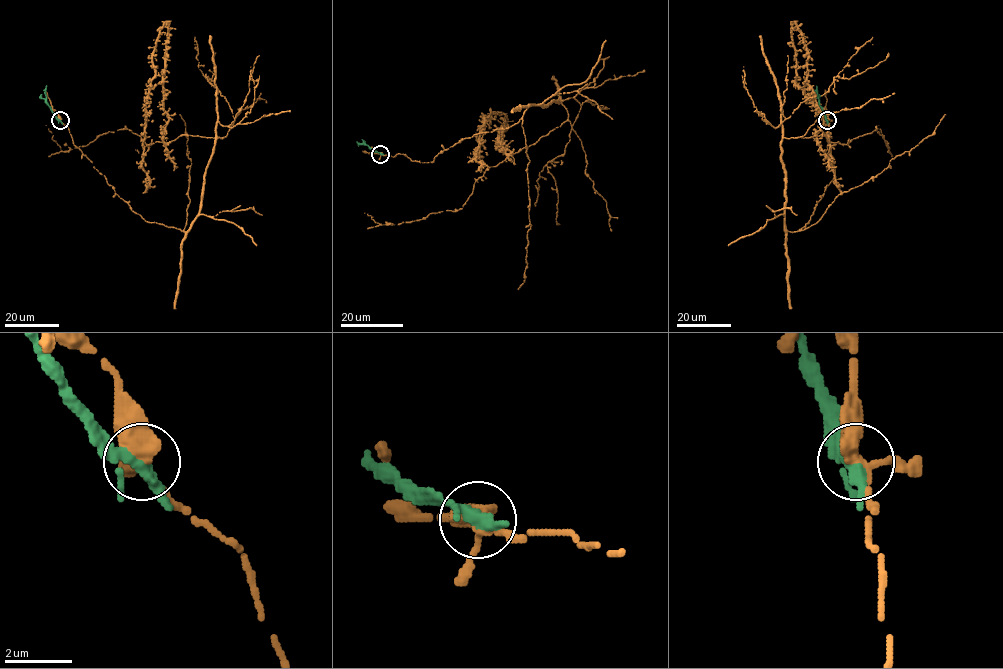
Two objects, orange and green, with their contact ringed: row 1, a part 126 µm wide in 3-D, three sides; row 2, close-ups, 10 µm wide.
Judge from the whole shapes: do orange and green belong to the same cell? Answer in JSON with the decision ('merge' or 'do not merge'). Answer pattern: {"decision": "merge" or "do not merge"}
{"decision": "do not merge"}

